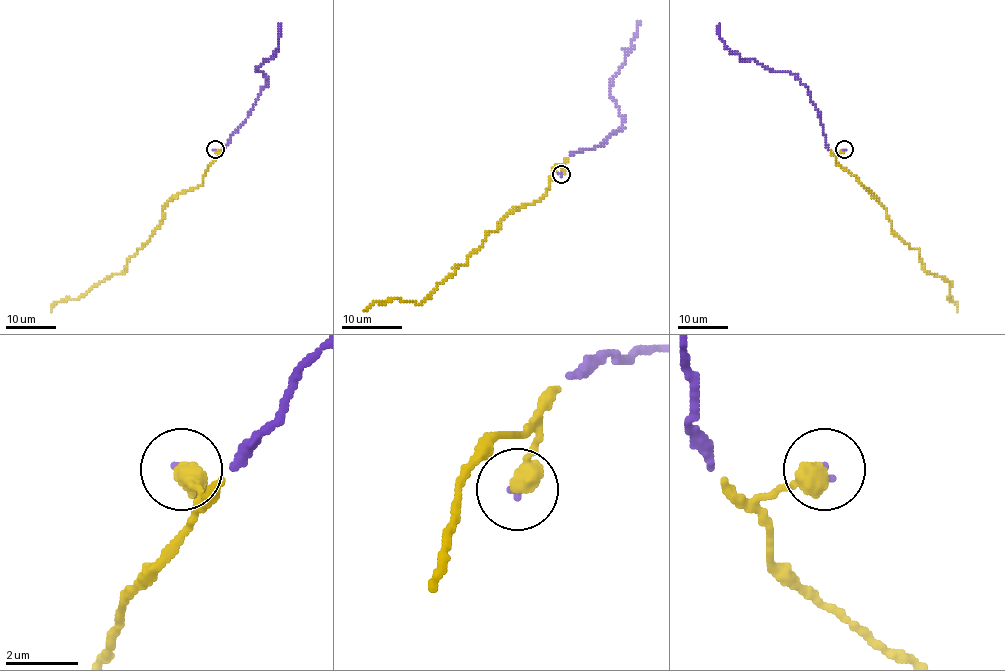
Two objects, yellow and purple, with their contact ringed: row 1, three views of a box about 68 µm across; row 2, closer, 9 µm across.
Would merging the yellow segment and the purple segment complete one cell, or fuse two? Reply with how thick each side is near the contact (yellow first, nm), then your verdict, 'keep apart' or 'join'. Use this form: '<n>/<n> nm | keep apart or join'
480/140 nm | join

